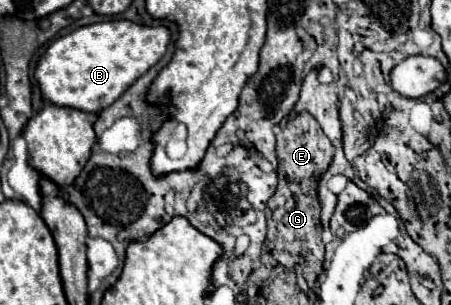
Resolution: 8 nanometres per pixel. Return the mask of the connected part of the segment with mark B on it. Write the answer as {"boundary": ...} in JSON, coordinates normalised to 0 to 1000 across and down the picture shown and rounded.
{"boundary":[[[282,62],[206,75],[131,121],[86,193],[78,259],[104,331],[175,364],[224,364],[264,325],[370,167],[379,102],[366,82],[330,89]]]}

